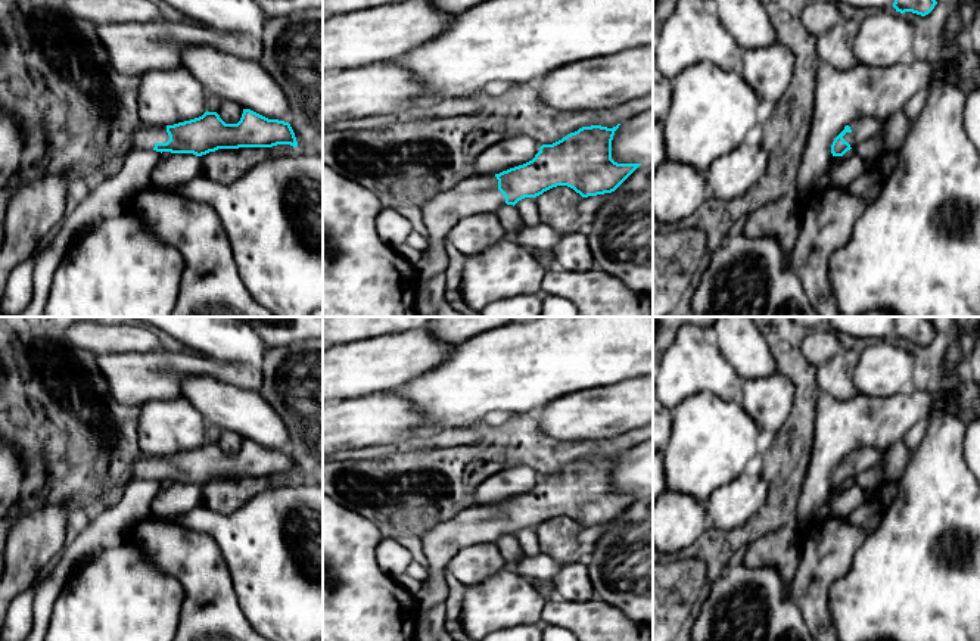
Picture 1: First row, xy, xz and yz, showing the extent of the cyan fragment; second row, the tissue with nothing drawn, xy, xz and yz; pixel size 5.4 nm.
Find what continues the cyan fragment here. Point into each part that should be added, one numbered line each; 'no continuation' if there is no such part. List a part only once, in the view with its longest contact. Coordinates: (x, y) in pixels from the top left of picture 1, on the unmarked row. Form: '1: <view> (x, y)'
1: xy (145, 467)

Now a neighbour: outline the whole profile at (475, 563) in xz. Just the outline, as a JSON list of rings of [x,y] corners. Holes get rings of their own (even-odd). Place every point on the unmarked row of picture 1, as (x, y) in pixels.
[[[480,542],[458,551],[451,558],[447,570],[464,586],[470,586],[497,575],[504,567],[507,567],[507,561],[497,545]]]

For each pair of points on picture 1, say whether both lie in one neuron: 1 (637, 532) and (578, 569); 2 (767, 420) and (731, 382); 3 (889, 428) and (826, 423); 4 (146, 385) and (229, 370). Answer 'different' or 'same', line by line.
1: different
2: different
3: same
4: same

